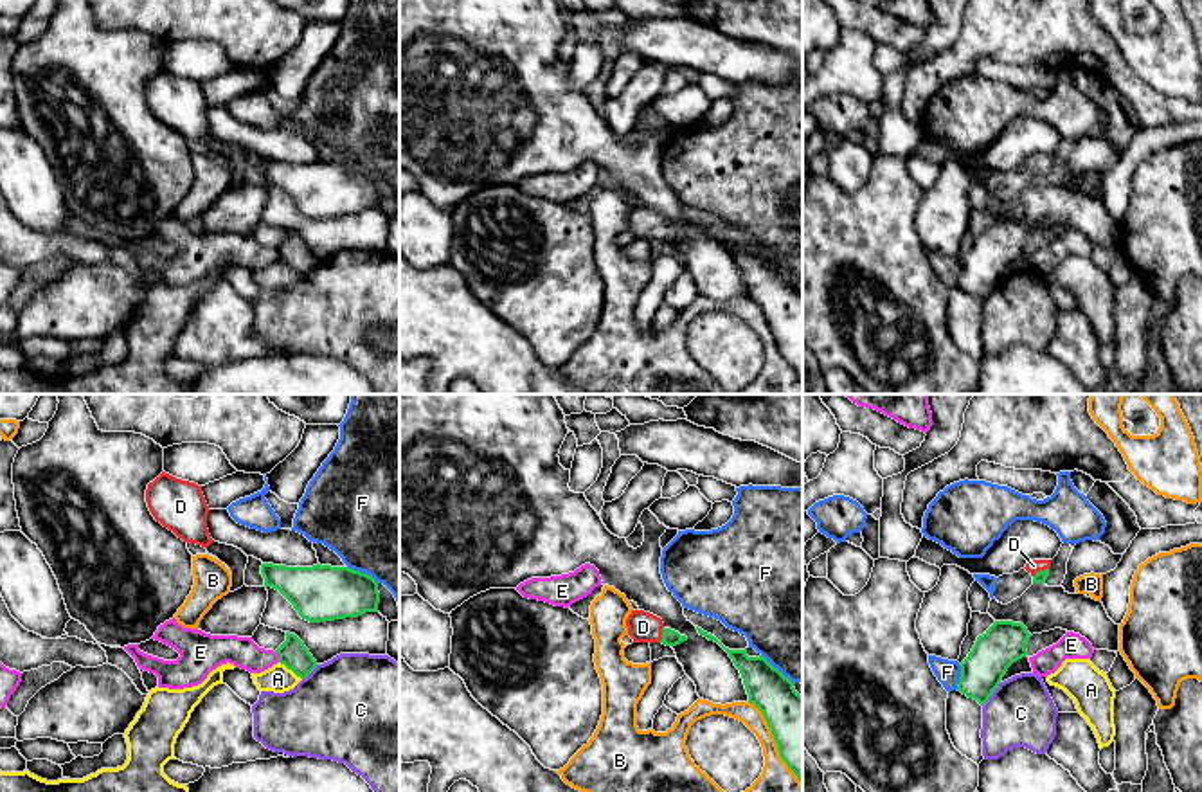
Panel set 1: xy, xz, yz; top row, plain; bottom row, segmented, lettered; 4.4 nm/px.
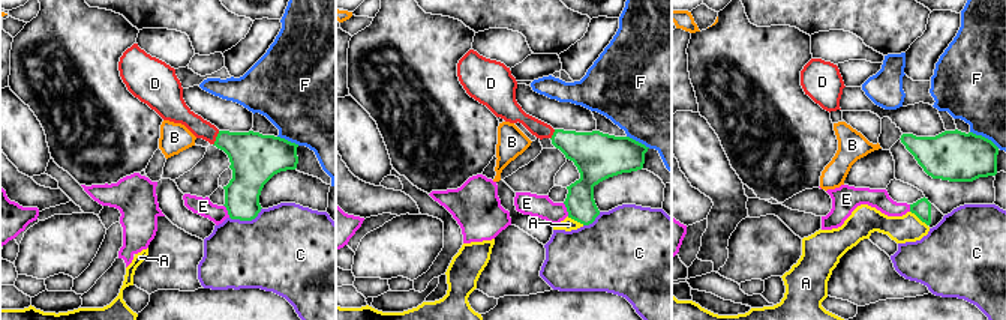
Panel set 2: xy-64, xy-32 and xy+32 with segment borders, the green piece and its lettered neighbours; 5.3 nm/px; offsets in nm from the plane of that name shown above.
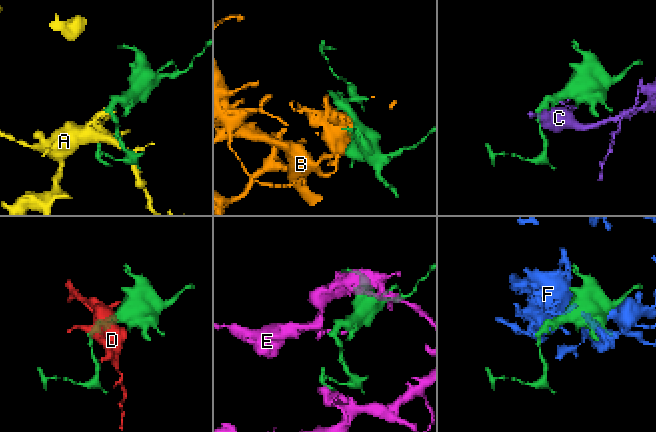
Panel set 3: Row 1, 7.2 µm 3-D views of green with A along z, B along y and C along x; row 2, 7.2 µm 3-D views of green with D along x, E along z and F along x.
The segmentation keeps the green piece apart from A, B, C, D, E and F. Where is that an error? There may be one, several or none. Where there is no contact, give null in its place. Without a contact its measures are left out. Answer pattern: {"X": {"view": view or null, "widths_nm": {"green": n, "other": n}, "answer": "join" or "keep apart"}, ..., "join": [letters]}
{"A": {"view": "xy", "widths_nm": {"green": 120, "other": 120}, "answer": "keep apart"}, "B": {"view": "xz", "widths_nm": {"green": 280, "other": 240}, "answer": "keep apart"}, "C": {"view": "yz", "widths_nm": {"green": 190, "other": 300}, "answer": "keep apart"}, "D": {"view": "xz", "widths_nm": {"green": 80, "other": 140}, "answer": "join"}, "E": {"view": "xy", "widths_nm": {"green": 120, "other": 140}, "answer": "keep apart"}, "F": {"view": "xy", "widths_nm": {"green": 260, "other": 500}, "answer": "keep apart"}, "join": ["D"]}

